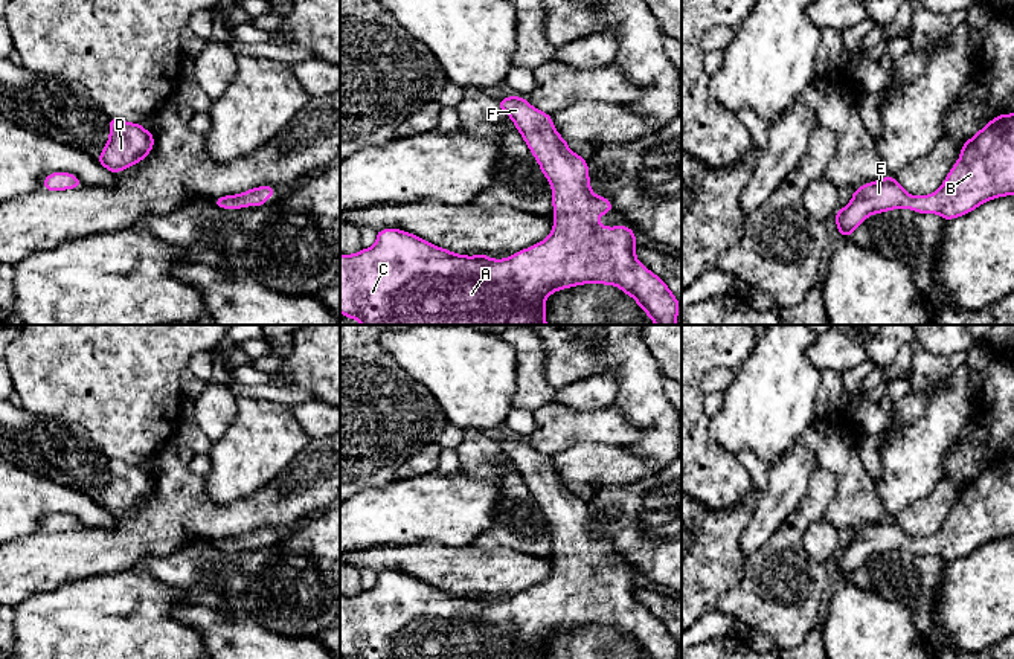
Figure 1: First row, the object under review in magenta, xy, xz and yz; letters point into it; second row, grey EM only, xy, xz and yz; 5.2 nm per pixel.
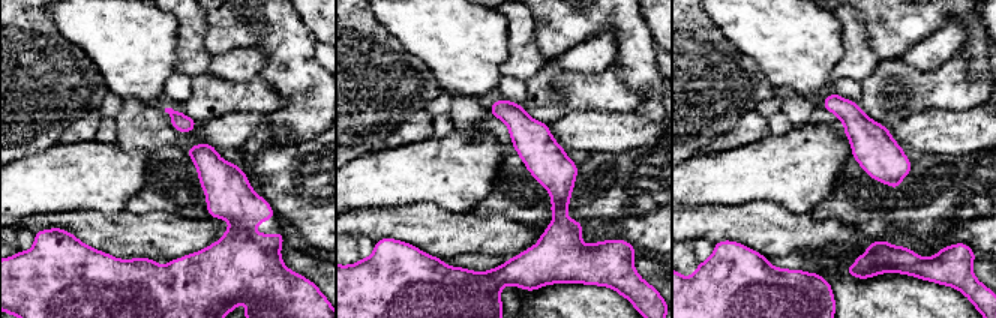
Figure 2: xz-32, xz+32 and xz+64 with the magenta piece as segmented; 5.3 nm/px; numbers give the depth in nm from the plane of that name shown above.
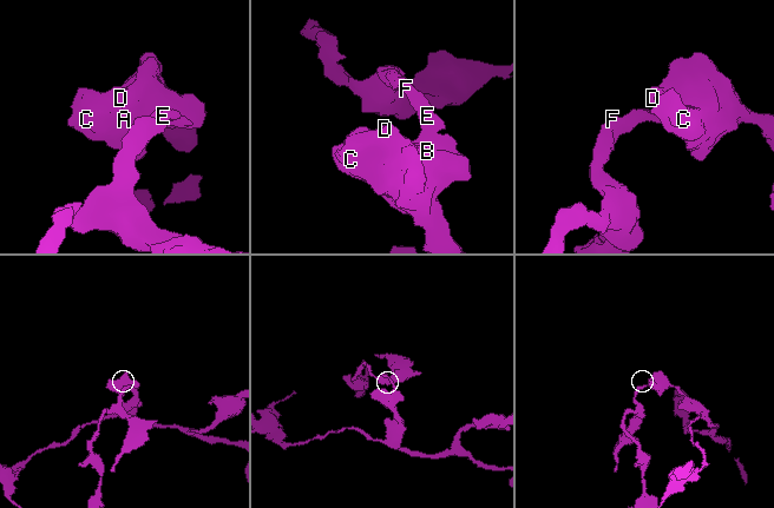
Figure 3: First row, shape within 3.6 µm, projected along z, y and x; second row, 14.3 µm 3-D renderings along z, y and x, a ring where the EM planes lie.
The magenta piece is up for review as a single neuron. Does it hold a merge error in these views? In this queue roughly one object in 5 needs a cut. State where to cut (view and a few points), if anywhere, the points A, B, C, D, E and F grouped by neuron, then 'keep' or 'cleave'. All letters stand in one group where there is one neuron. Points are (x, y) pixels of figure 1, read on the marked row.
cut none; groups A B C D E F; keep

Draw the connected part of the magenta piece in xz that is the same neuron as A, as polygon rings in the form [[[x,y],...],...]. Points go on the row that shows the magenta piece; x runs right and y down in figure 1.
[[[517,96],[499,101],[497,107],[512,119],[552,186],[555,221],[550,235],[509,258],[491,259],[488,255],[457,255],[400,229],[378,230],[372,247],[340,255],[340,313],[361,325],[547,325],[544,304],[549,294],[582,284],[605,284],[633,296],[656,325],[677,325],[680,304],[666,284],[637,261],[634,232],[624,224],[605,227],[596,221],[614,207],[607,198],[592,192],[587,162],[567,148],[567,140],[557,133],[550,114]]]

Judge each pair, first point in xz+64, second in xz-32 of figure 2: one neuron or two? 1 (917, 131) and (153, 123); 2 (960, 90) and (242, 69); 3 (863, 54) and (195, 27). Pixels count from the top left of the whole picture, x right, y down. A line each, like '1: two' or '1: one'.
1: one
2: two
3: one

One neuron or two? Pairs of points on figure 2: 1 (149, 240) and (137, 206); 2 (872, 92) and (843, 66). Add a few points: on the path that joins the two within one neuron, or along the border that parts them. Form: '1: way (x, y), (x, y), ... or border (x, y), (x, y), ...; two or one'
1: border (125, 210), (137, 213), (170, 212), (174, 216); two
2: border (882, 60), (860, 81); two

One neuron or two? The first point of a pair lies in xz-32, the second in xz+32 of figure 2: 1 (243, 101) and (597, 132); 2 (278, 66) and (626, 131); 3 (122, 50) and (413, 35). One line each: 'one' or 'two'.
1: two
2: two
3: one

